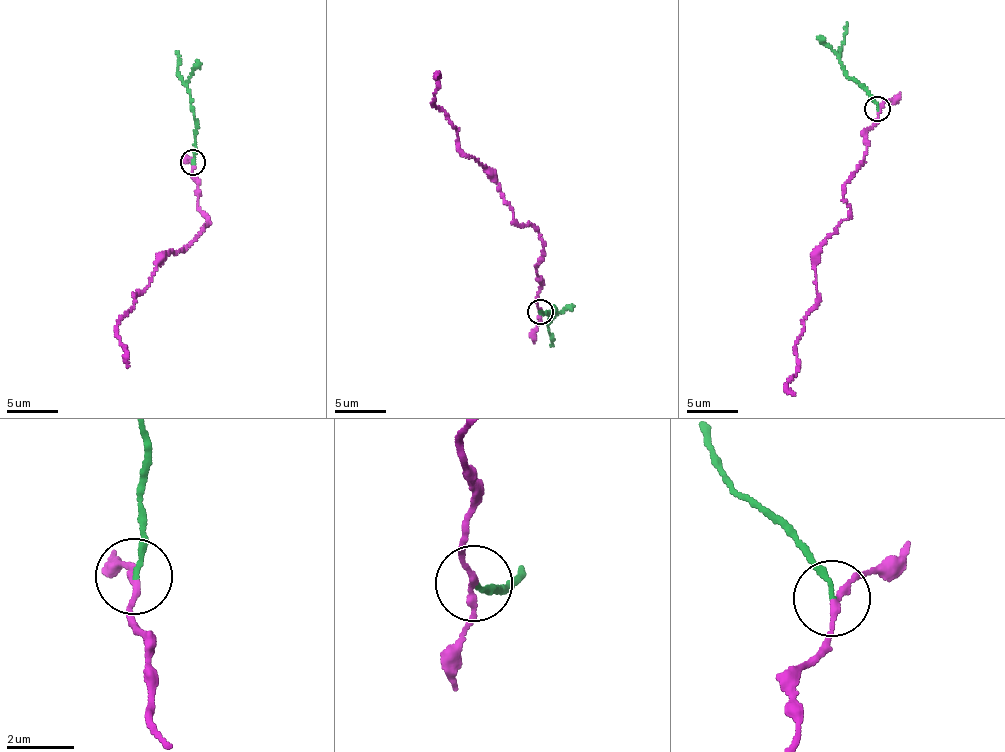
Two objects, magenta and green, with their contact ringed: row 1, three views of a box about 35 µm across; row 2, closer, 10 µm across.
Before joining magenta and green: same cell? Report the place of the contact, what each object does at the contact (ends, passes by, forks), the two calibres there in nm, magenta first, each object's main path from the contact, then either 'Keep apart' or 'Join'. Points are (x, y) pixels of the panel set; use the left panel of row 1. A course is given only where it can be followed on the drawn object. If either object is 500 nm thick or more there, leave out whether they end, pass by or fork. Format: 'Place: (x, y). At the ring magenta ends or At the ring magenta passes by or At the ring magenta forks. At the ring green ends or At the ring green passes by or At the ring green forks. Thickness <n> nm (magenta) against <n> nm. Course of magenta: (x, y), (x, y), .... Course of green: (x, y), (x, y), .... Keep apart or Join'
Place: (193, 162). At the ring magenta passes by. At the ring green ends. Thickness 160 nm (magenta) against 150 nm. Course of magenta: (192, 162), (197, 209), (207, 225), (189, 246), (157, 265), (122, 317), (117, 338), (127, 367). Course of green: (192, 162), (196, 148), (194, 113), (187, 84), (177, 74), (176, 51). Keep apart

